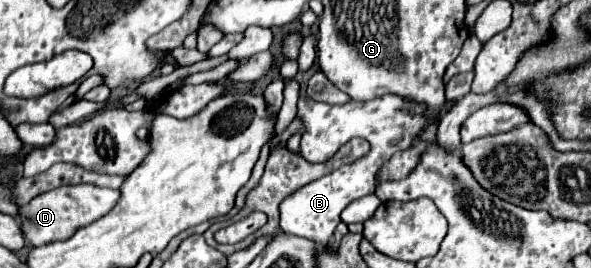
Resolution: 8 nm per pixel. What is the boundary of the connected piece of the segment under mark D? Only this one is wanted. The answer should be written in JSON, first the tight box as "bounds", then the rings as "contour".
{"bounds":[18,185,118,247],"contour":[[[66,185],[58,187],[52,191],[46,191],[38,197],[34,197],[28,205],[24,205],[18,215],[20,215],[20,227],[26,239],[28,247],[38,247],[46,245],[50,241],[62,241],[74,235],[78,227],[84,227],[102,215],[106,215],[114,203],[118,201],[118,191],[116,189],[102,189],[94,185]]]}

